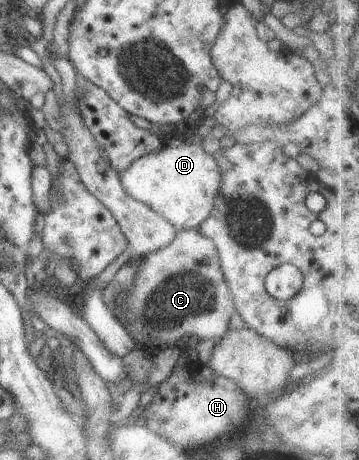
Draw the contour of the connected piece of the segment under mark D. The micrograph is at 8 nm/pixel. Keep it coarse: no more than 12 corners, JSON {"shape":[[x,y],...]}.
{"shape":[[185,140],[136,159],[124,191],[178,229],[215,207],[215,155]]}

